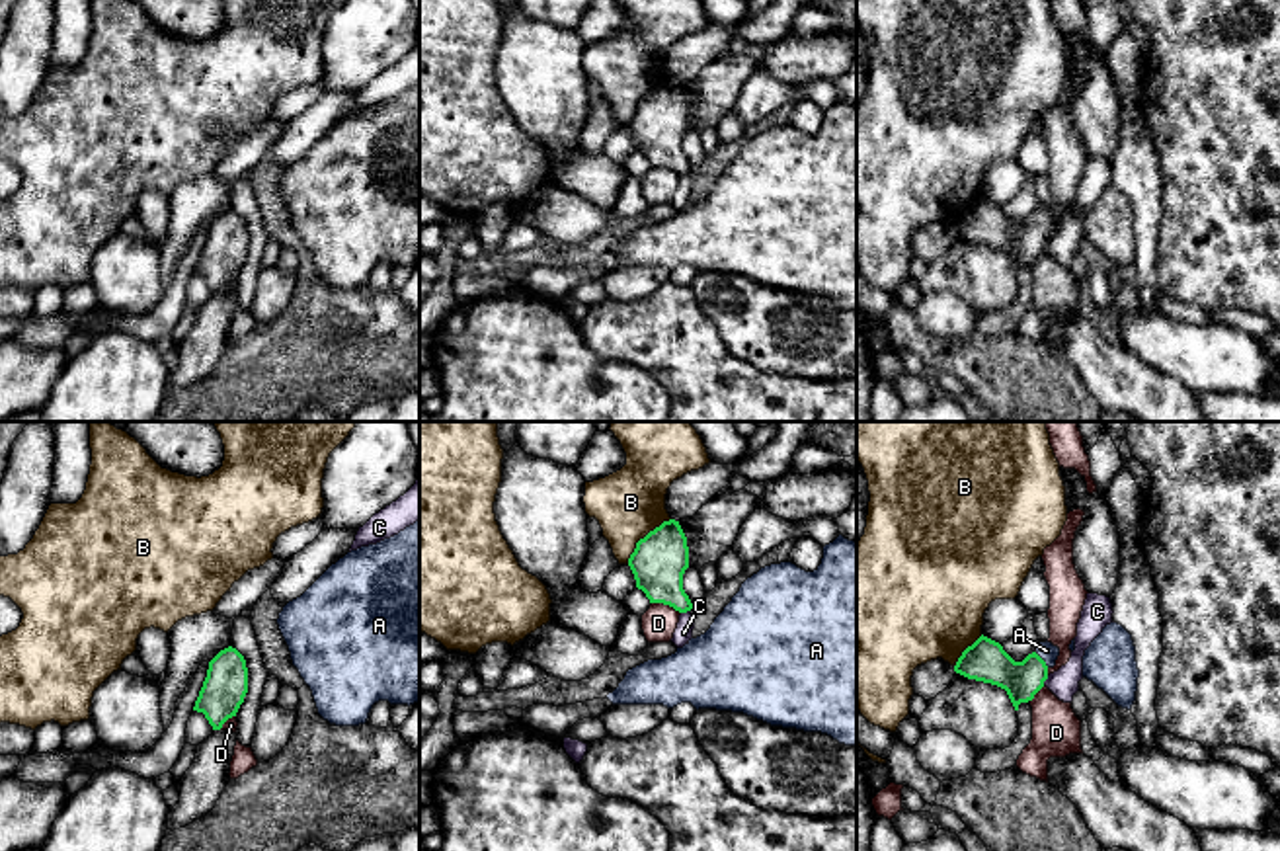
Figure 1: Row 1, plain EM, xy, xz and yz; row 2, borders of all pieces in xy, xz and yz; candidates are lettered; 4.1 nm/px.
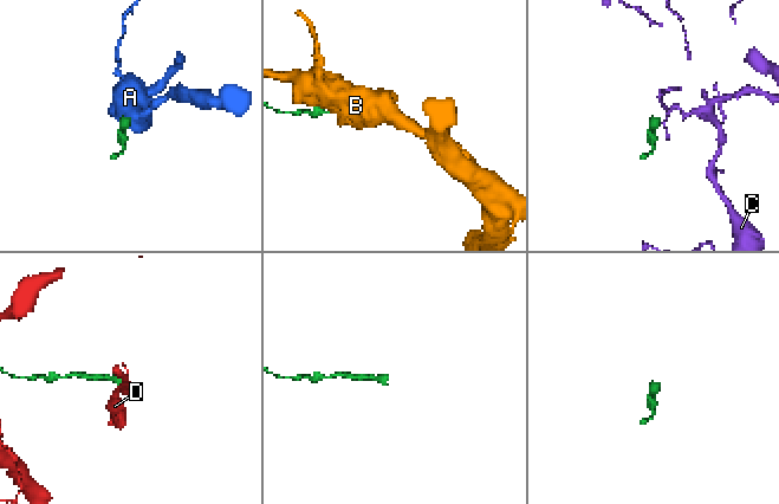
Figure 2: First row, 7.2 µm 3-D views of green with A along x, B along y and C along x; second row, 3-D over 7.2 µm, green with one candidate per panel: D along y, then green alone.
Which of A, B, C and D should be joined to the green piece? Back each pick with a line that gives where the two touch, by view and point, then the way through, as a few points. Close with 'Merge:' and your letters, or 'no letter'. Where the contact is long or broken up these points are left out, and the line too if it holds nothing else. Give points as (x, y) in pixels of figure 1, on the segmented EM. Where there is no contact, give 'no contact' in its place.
A: contact yz (1042, 660); way yz (986, 660), (1042, 660), (1046, 650)
Merge: A

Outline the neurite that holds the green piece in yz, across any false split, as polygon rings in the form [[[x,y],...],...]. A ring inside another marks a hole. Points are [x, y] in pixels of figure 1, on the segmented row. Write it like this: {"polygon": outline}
{"polygon": [[[980,636],[958,658],[954,671],[976,681],[991,683],[1007,691],[1015,710],[1028,703],[1044,687],[1048,669],[1056,666],[1060,648],[1040,642],[1022,662],[1015,662],[999,642]]]}

